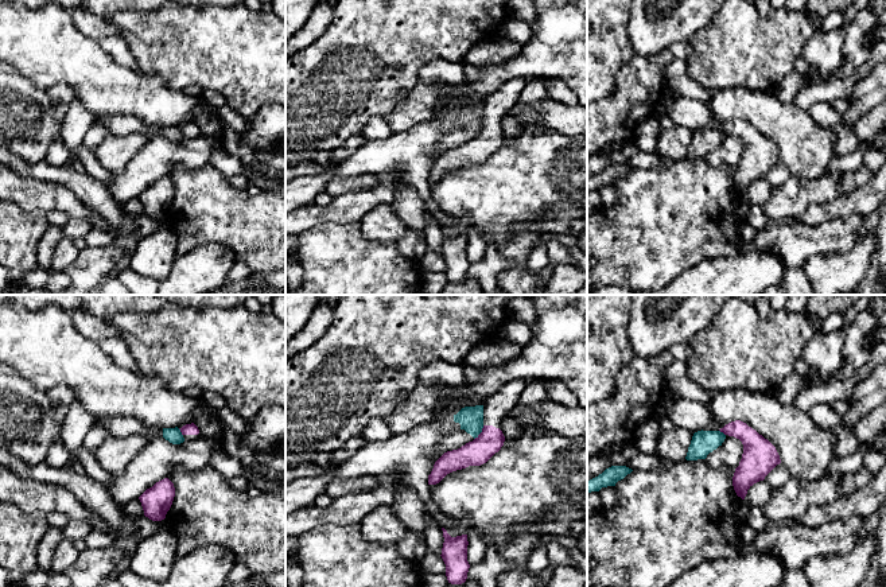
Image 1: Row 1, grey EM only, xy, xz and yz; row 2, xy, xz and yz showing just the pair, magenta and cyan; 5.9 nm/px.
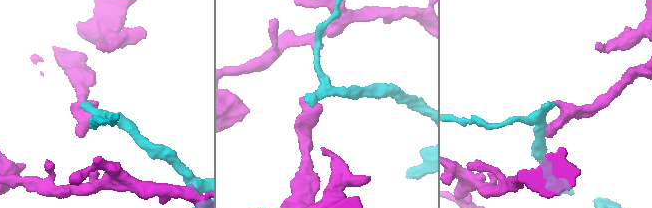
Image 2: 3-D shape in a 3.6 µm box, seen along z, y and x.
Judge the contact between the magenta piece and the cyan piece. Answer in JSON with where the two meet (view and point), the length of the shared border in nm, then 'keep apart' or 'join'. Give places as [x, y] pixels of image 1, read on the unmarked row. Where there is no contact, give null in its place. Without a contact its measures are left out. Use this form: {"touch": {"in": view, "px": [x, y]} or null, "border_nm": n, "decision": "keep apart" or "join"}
{"touch": {"in": "xz", "px": [481, 131]}, "border_nm": 110, "decision": "keep apart"}

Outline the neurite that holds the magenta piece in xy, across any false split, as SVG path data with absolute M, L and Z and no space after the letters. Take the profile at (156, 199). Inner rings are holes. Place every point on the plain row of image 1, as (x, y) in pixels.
M164 176L147 187L139 198L145 215L152 219L162 219L172 203L174 195L174 182L168 176Z

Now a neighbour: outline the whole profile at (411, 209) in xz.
M411 184L396 187L395 202L390 206L408 229L423 237L427 222L435 218Z

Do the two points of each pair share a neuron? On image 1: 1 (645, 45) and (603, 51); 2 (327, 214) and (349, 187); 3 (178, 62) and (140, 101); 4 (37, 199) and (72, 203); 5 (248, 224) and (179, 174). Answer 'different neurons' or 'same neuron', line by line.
1: different neurons
2: different neurons
3: different neurons
4: same neuron
5: same neuron

